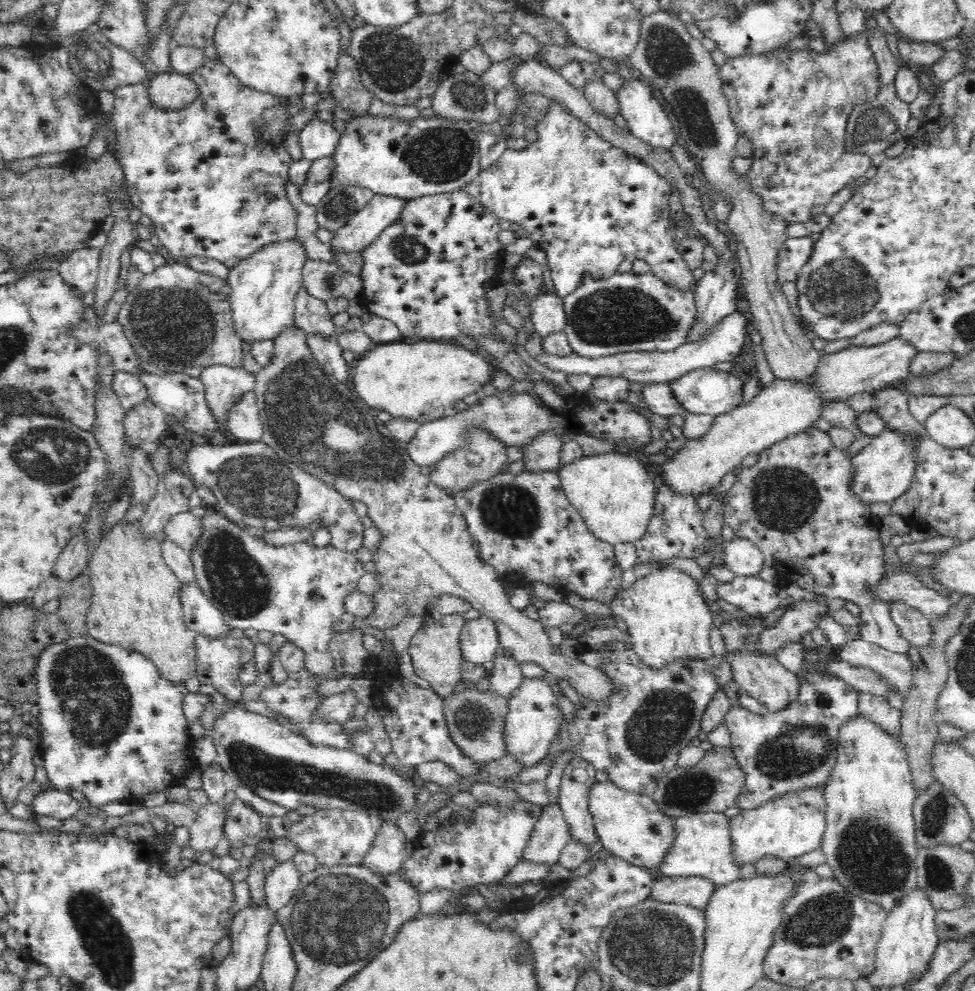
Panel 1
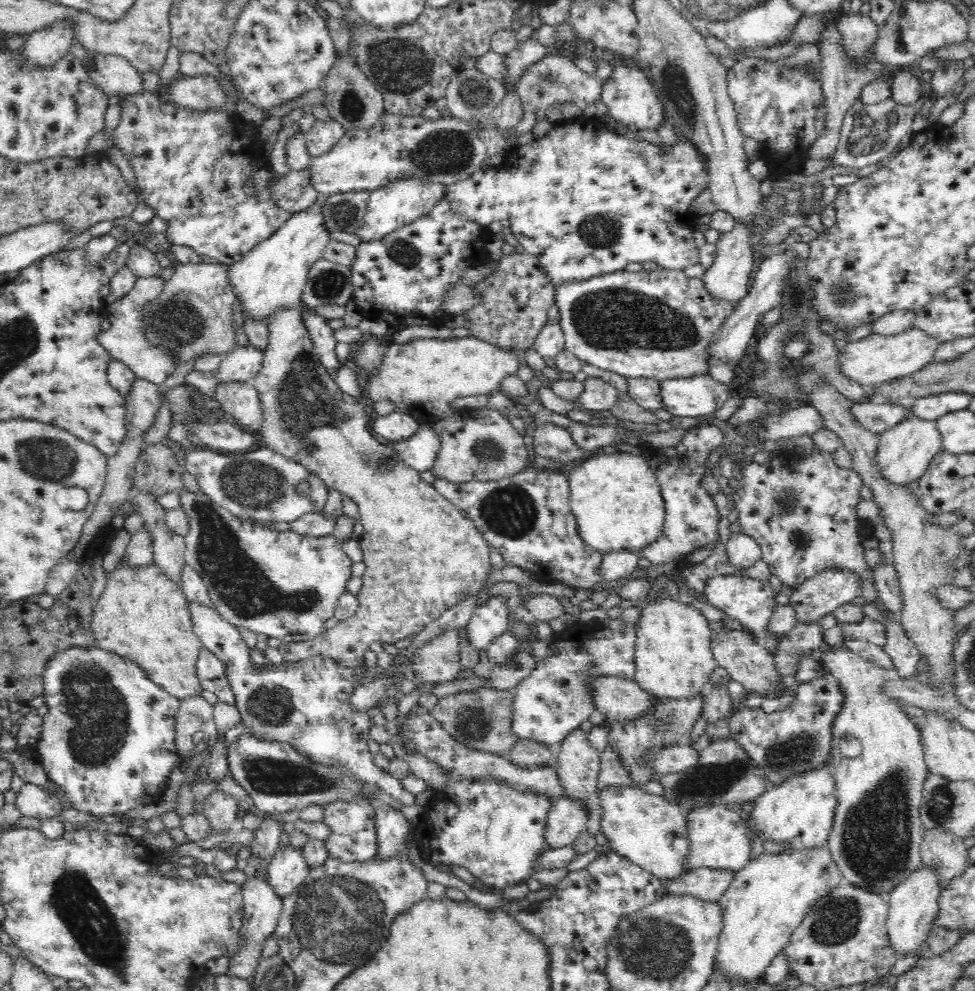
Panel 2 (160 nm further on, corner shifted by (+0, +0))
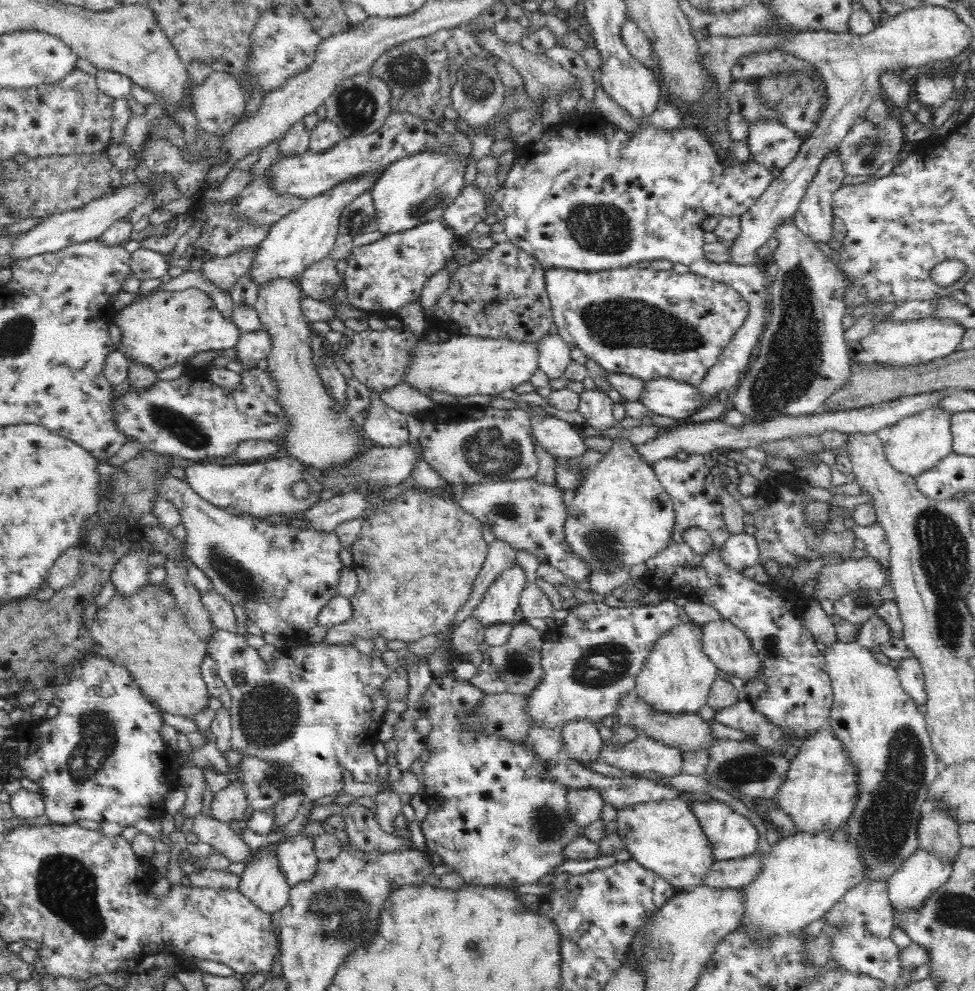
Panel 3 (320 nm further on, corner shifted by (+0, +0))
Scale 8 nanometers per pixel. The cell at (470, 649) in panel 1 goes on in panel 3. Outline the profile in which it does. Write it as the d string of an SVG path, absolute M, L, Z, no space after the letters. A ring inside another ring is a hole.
M518 564L514 568L507 569L490 586L474 612L476 620L484 630L520 621L520 600L526 586L525 572Z

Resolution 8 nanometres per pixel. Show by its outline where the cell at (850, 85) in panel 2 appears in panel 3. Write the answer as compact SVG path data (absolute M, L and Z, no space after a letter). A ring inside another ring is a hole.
M830 152L824 157L814 175L813 181L808 185L804 196L800 202L798 212L793 219L793 224L796 225L804 234L810 236L814 242L823 247L830 248L833 245L831 240L831 232L833 229L832 220L835 217L833 214L833 192L842 186L842 180L846 178L846 169L842 164L842 159L839 157L839 152Z

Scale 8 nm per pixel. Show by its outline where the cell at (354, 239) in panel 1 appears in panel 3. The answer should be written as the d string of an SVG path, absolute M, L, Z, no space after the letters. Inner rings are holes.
M423 153L406 157L379 175L371 188L374 209L376 209L376 228L380 234L402 232L425 221L443 218L446 208L452 204L464 184L465 165L456 157L444 154Z

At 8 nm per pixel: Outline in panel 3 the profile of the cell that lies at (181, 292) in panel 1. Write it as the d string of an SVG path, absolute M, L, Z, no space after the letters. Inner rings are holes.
M244 248L232 256L214 257L195 265L194 268L199 268L202 278L214 284L216 288L220 288L222 292L230 292L238 282L238 278L249 270L256 249Z

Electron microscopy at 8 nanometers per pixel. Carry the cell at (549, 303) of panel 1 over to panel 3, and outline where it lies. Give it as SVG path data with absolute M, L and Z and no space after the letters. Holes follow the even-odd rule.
M548 334L536 344L538 347L538 364L550 379L564 376L565 368L572 361L568 343L557 334Z

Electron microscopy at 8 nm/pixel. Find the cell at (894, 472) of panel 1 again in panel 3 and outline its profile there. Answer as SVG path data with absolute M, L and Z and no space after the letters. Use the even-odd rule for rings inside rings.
M936 406L908 416L890 427L890 434L885 445L887 461L894 470L904 475L917 477L938 464L953 451L950 432L952 414L939 410Z

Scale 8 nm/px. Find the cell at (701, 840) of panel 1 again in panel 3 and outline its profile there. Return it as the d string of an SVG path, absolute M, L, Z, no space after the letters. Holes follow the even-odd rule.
M714 799L711 801L693 801L691 802L691 809L711 848L711 860L743 859L744 856L750 856L757 852L760 836L757 828L746 816L734 811L726 803Z

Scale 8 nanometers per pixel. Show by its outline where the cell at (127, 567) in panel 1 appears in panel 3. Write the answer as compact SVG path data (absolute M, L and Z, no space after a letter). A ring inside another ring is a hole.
M148 583L132 596L116 591L106 606L98 608L90 633L100 644L100 654L124 665L164 712L191 718L209 706L210 694L201 677L207 644L189 628L187 617L165 584Z

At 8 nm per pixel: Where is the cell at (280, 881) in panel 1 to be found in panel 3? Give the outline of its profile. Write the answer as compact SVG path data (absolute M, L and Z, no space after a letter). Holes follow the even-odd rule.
M300 832L297 836L277 845L275 855L280 872L284 875L288 886L296 886L314 876L319 860L313 844L314 839Z

